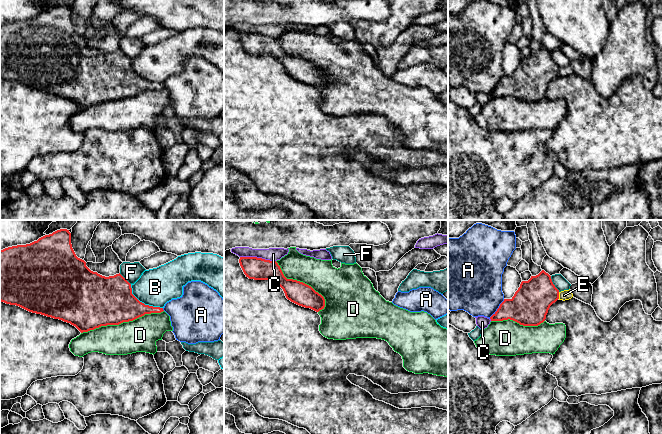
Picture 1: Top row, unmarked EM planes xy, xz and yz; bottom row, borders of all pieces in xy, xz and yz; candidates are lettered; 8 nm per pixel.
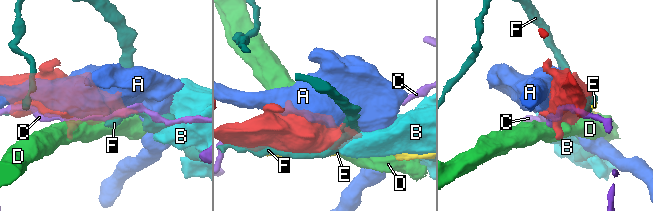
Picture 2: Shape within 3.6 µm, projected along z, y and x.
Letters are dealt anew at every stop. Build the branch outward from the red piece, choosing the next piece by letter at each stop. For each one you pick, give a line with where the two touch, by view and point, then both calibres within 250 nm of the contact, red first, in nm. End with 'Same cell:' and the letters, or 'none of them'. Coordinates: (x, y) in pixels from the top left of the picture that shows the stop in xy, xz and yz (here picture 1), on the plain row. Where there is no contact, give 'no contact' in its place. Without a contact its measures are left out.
Same cell: none of them

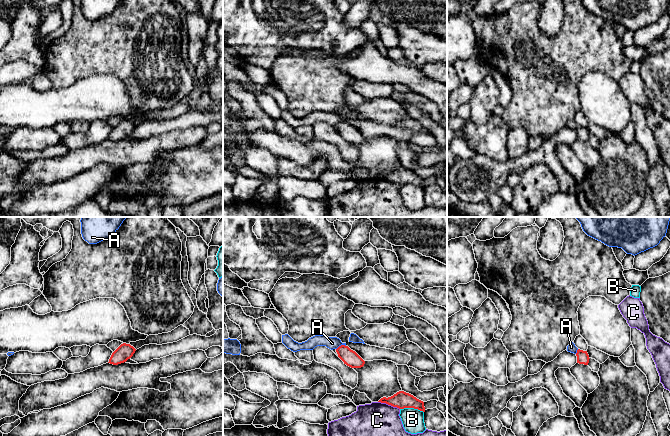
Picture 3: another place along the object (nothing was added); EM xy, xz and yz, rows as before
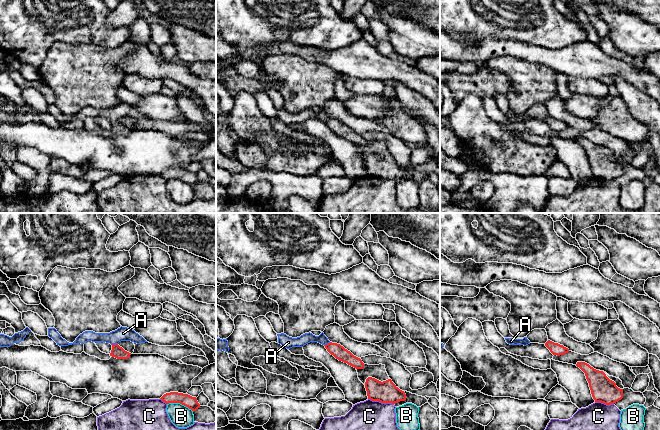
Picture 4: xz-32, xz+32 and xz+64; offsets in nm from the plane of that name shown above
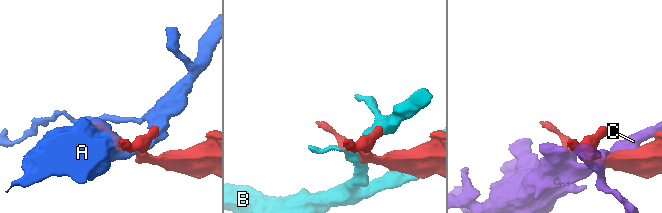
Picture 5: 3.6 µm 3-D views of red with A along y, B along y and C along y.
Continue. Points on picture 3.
Same cell: none of them

